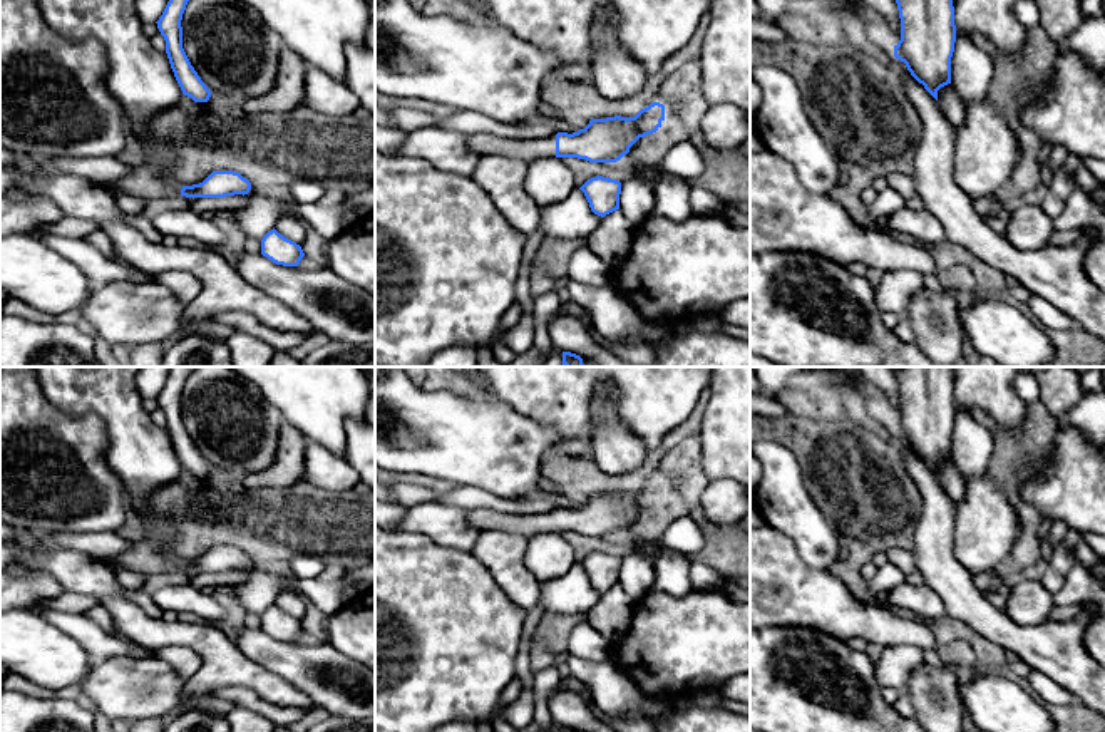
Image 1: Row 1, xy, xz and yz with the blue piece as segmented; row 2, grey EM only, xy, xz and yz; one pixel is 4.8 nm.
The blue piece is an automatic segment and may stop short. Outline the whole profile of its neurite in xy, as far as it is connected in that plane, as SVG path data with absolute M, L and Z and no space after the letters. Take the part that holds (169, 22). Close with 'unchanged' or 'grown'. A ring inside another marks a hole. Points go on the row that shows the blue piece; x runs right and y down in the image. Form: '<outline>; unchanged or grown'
M169 0L156 23L166 40L166 54L182 94L194 102L208 102L211 90L201 80L182 49L181 20L188 2L189 0Z; unchanged

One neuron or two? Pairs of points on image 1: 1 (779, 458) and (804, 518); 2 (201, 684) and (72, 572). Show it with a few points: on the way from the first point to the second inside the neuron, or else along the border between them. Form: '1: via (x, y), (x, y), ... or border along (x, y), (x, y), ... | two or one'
1: via (781, 473), (782, 496), (789, 503) | one
2: via (196, 644), (179, 632), (144, 630), (113, 598) | one

